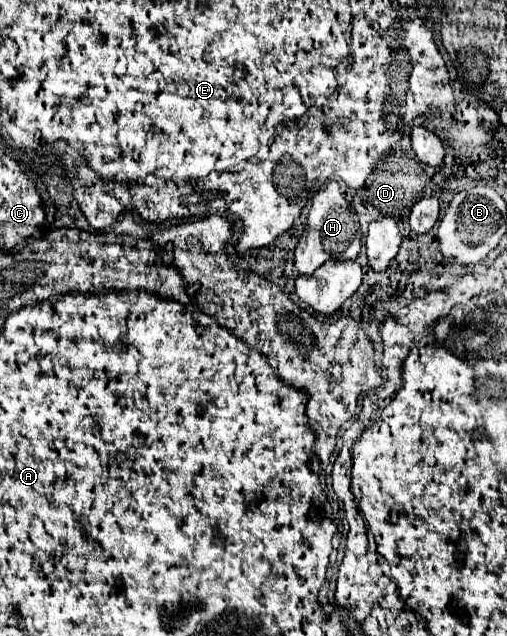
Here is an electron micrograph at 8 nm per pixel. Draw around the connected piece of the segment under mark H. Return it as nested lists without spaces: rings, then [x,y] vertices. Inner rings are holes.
[[[329,181],[323,189],[319,189],[313,197],[305,231],[295,247],[295,271],[299,275],[311,275],[317,267],[321,267],[325,261],[353,261],[357,259],[361,249],[361,227],[351,211],[351,205],[339,191],[337,181]]]

